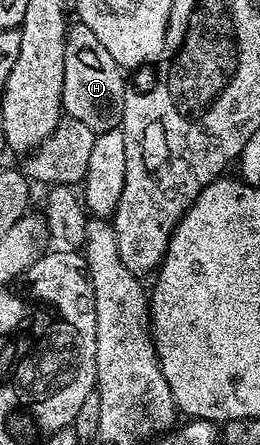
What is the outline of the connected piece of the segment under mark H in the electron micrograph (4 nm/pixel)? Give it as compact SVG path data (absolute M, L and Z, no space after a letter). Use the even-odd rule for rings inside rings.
M69 25L62 92L62 110L67 117L82 120L82 124L97 132L117 129L124 117L124 77L125 71L106 49L106 44L102 44L102 40L98 40L88 26Z

